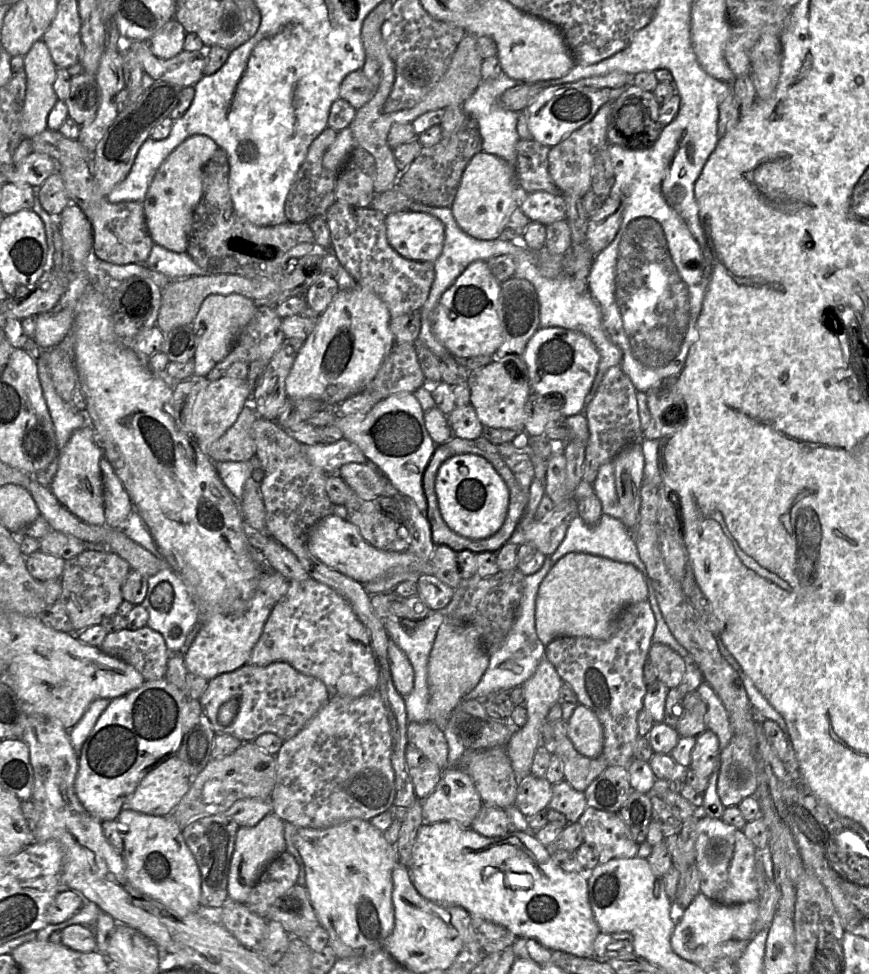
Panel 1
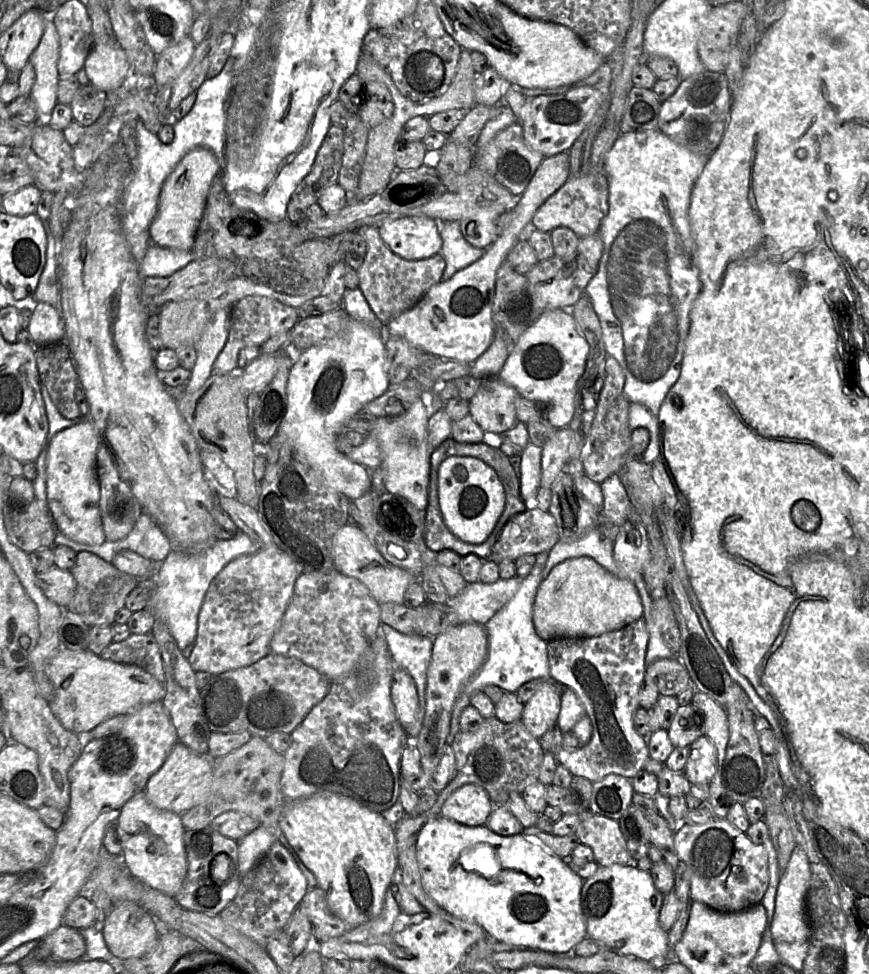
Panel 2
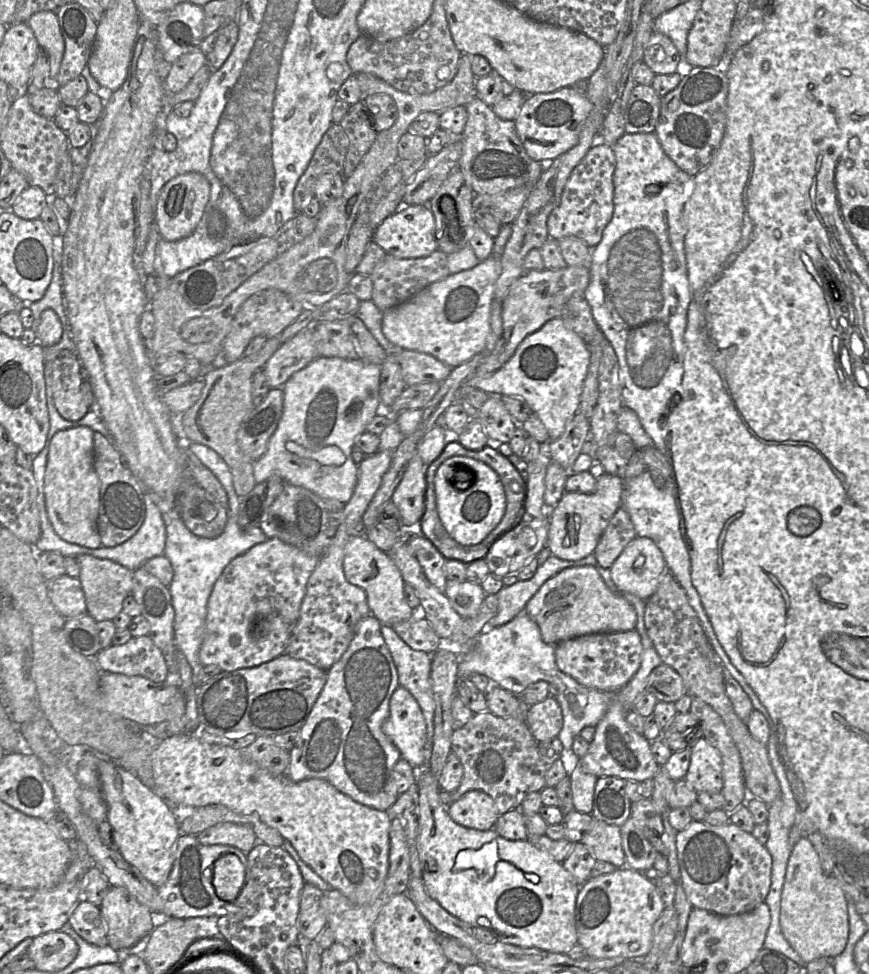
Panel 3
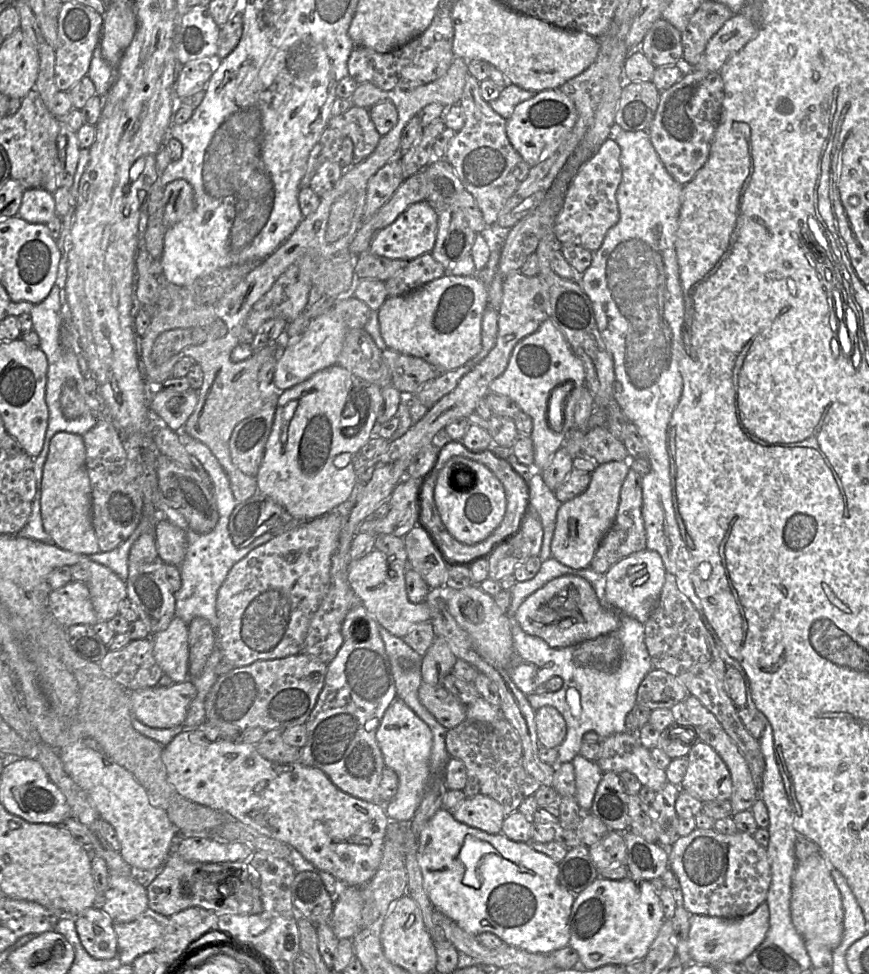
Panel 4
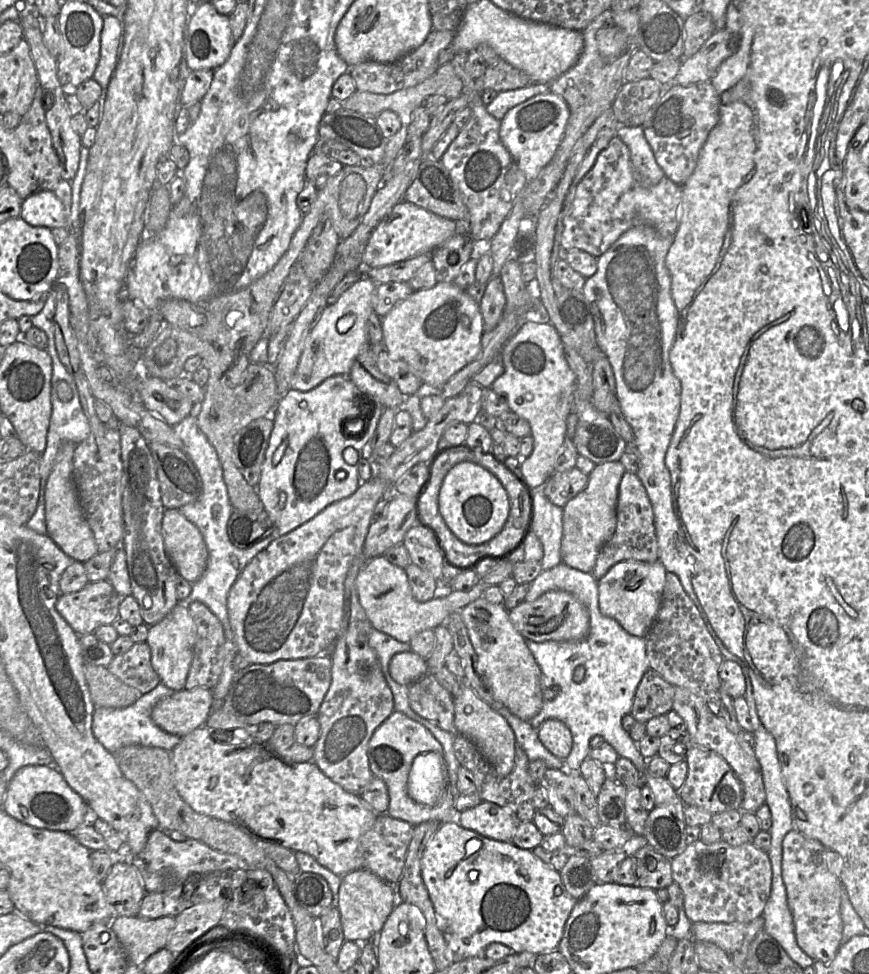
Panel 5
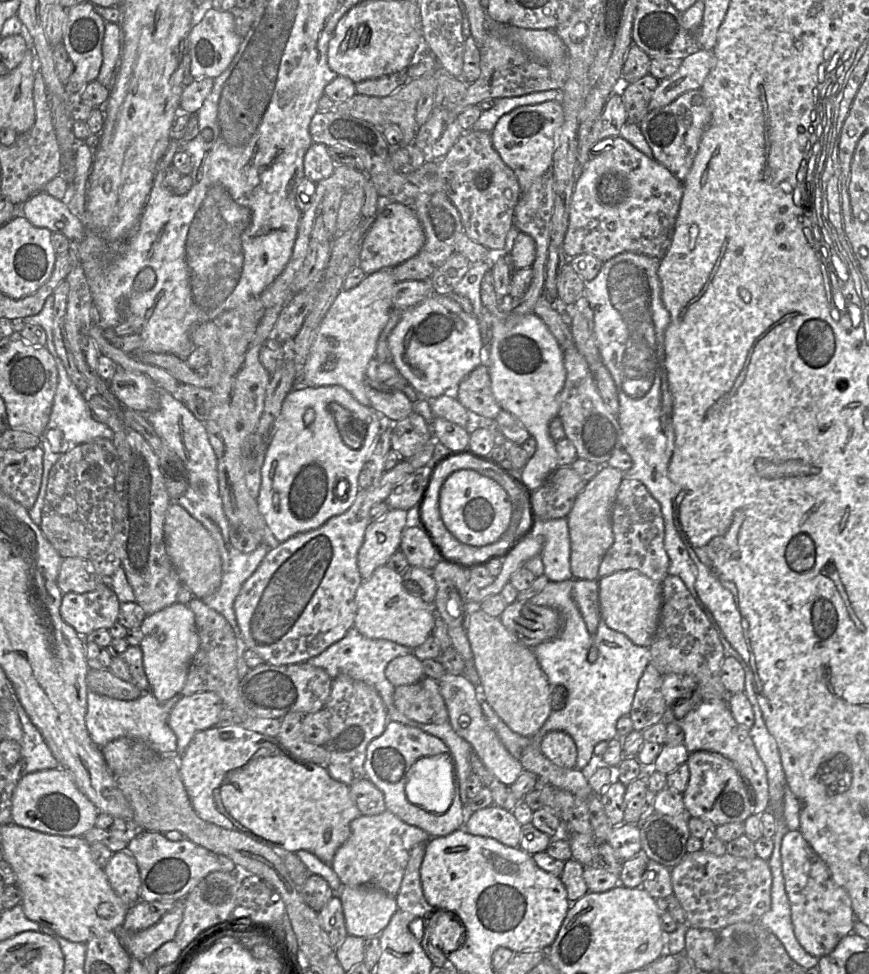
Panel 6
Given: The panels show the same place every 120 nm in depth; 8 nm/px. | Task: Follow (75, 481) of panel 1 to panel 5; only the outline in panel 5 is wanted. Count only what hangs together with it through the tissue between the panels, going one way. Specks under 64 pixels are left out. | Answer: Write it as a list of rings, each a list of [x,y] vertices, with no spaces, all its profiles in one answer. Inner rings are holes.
[[[63,443],[45,487],[47,535],[73,561],[86,562],[99,553],[94,535],[86,521],[73,480],[73,456],[77,444]]]

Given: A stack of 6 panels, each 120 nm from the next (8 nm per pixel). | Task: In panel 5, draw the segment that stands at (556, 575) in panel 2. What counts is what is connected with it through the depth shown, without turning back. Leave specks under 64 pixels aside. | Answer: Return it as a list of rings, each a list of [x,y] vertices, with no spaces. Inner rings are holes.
[[[551,590],[543,593],[533,602],[522,602],[509,612],[514,628],[525,640],[579,641],[584,639],[590,629],[589,614],[585,606],[570,592]]]

